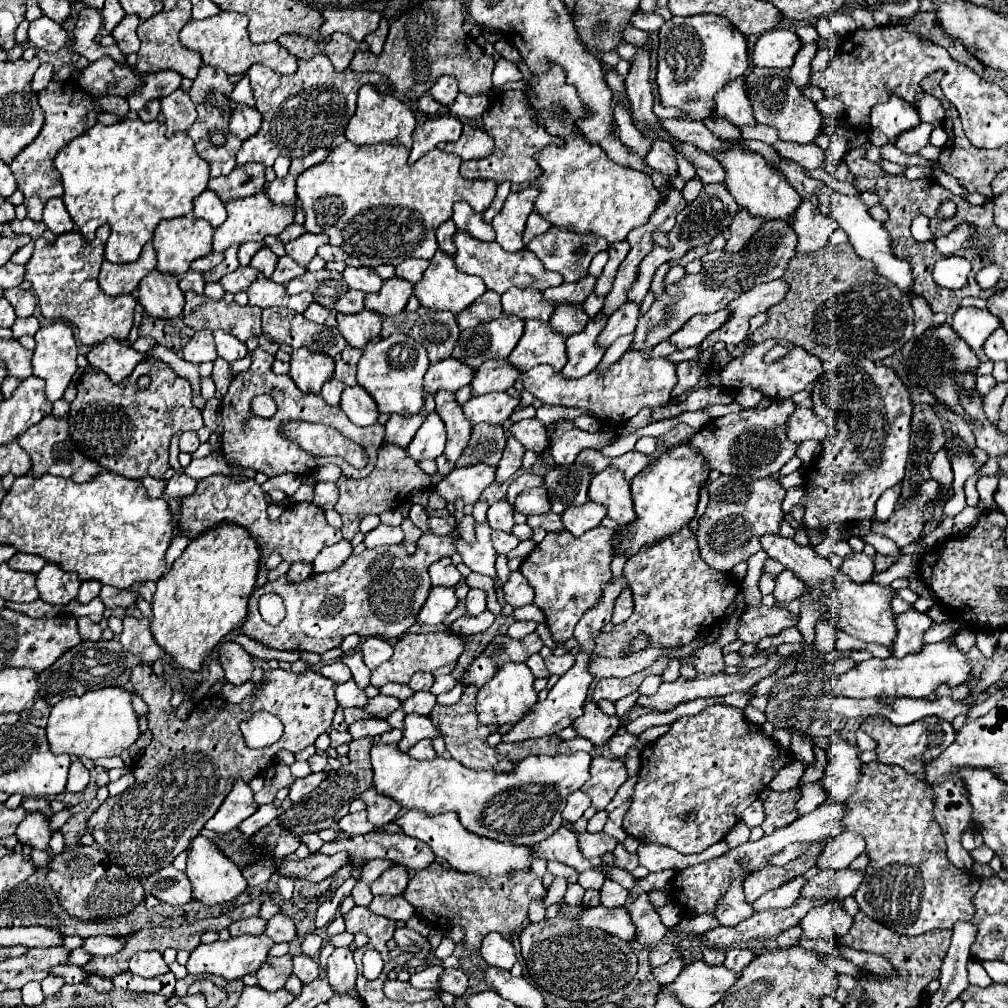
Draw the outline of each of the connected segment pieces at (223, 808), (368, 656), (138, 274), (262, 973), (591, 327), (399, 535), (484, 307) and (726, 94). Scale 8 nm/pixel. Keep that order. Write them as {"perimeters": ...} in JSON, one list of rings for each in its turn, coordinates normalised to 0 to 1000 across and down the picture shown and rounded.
{"perimeters":[[[[239,772],[233,774],[231,784],[223,792],[223,796],[217,800],[213,810],[203,817],[203,821],[211,825],[227,825],[233,823],[243,812],[253,808],[257,798],[251,794],[251,784],[247,778],[243,778]]],[[[364,633],[358,641],[358,649],[360,649],[360,655],[362,655],[362,661],[366,665],[372,665],[376,659],[384,657],[388,651],[390,651],[390,643],[384,635],[380,633]]],[[[146,240],[140,248],[140,254],[134,260],[110,262],[104,258],[98,272],[98,284],[108,294],[130,292],[138,284],[138,280],[155,266],[155,261],[154,246],[150,240]]],[[[283,946],[279,950],[265,950],[253,966],[261,982],[265,984],[279,982],[287,972],[287,968],[291,966],[291,948]]],[[[586,315],[578,329],[572,329],[563,335],[563,355],[564,359],[557,367],[564,375],[576,375],[592,365],[602,345],[592,343],[592,333],[598,329],[602,317]]],[[[376,520],[372,526],[362,530],[362,542],[372,544],[380,540],[398,540],[400,538],[400,526],[398,522],[384,522]]],[[[483,288],[479,294],[475,294],[475,298],[471,298],[471,302],[467,302],[467,306],[461,306],[453,313],[453,321],[457,327],[461,327],[477,319],[491,317],[495,312],[497,312],[497,294],[493,290]]],[[[739,75],[725,79],[725,83],[719,83],[719,87],[715,87],[709,93],[709,113],[717,115],[731,127],[735,127],[739,123],[743,123],[743,125],[751,123],[747,117],[747,111],[745,111],[743,95],[741,95]]]]}

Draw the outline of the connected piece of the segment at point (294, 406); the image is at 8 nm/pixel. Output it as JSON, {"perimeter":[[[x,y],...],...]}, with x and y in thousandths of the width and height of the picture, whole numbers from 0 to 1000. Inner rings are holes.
{"perimeter":[[[255,345],[253,349],[249,349],[251,353],[251,361],[245,369],[239,369],[233,373],[233,377],[229,379],[227,383],[227,389],[223,391],[223,395],[219,397],[219,415],[221,415],[221,435],[219,435],[219,446],[223,450],[223,454],[231,460],[231,462],[237,462],[237,464],[251,464],[255,468],[261,468],[265,472],[277,472],[277,470],[283,470],[283,468],[289,468],[289,470],[295,470],[295,472],[307,472],[314,462],[320,462],[320,460],[334,460],[340,470],[344,474],[362,474],[370,462],[372,462],[372,456],[374,456],[374,448],[380,440],[380,433],[382,433],[382,423],[378,421],[370,421],[370,423],[352,423],[344,413],[342,409],[336,405],[336,403],[326,403],[322,401],[322,397],[318,395],[318,391],[301,391],[293,379],[287,375],[287,373],[279,373],[279,371],[273,371],[269,367],[269,359],[273,357],[271,351],[265,351],[263,347]],[[257,391],[267,391],[273,395],[275,399],[275,409],[271,415],[267,417],[261,417],[261,415],[255,415],[249,411],[247,407],[247,401],[249,401],[249,395],[257,393]],[[285,417],[299,417],[299,419],[318,419],[318,421],[324,421],[324,423],[330,423],[334,425],[338,431],[342,431],[346,437],[358,440],[364,450],[366,450],[366,458],[360,466],[354,466],[350,464],[348,460],[344,460],[342,456],[338,454],[314,454],[314,452],[309,452],[305,450],[295,438],[289,438],[285,433],[281,433],[277,429],[279,421],[285,419]]]}

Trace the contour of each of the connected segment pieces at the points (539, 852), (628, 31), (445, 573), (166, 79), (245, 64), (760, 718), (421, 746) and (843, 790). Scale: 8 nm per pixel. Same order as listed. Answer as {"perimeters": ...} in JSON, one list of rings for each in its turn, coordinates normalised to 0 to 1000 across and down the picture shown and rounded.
{"perimeters":[[[[557,819],[549,829],[545,829],[543,833],[535,835],[533,839],[529,839],[529,845],[533,851],[541,851],[541,853],[555,853],[566,861],[570,861],[572,865],[580,865],[584,861],[598,861],[598,853],[596,851],[580,851],[574,843],[572,831],[568,825],[564,825],[561,819]]],[[[624,25],[618,31],[618,39],[630,46],[637,46],[643,40],[645,34]]],[[[445,552],[428,560],[426,562],[426,571],[428,571],[430,581],[453,581],[459,573]]],[[[132,65],[132,67],[134,67],[134,73],[142,79],[142,87],[138,87],[138,91],[134,91],[134,95],[126,97],[128,107],[134,111],[138,111],[148,99],[170,93],[172,89],[176,89],[180,85],[180,79],[182,79],[176,71],[170,71],[170,69],[162,69],[162,71],[154,71],[154,73],[138,73],[136,65]]],[[[219,12],[209,18],[201,20],[188,20],[180,32],[178,40],[184,48],[195,50],[201,56],[201,62],[207,65],[217,65],[225,73],[243,73],[249,63],[261,63],[271,67],[277,73],[291,73],[295,69],[295,58],[289,56],[277,42],[263,42],[263,44],[249,44],[245,36],[245,16],[233,12]]],[[[741,698],[741,700],[738,703],[738,709],[741,715],[745,716],[746,718],[749,718],[751,720],[756,720],[760,716],[760,709],[757,706],[754,706],[749,701],[744,700],[744,698]]],[[[426,732],[416,734],[410,742],[406,742],[406,744],[404,744],[404,748],[406,748],[406,750],[410,750],[412,754],[428,754],[428,752],[432,752],[432,750],[434,750],[434,746],[430,744],[430,740],[428,740],[428,734],[426,734]]],[[[826,724],[820,742],[820,762],[816,770],[816,782],[820,786],[820,796],[840,798],[842,790],[848,786],[848,776],[852,774],[852,742],[832,726]]]]}

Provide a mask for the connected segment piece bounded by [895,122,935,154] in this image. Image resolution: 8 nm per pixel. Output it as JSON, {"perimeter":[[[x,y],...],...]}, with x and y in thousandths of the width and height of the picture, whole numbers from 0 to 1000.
{"perimeter":[[[914,121],[912,125],[896,131],[896,135],[892,135],[892,139],[888,139],[888,145],[898,153],[910,153],[916,145],[922,143],[922,135],[924,135],[926,127],[928,127],[926,123]]]}

